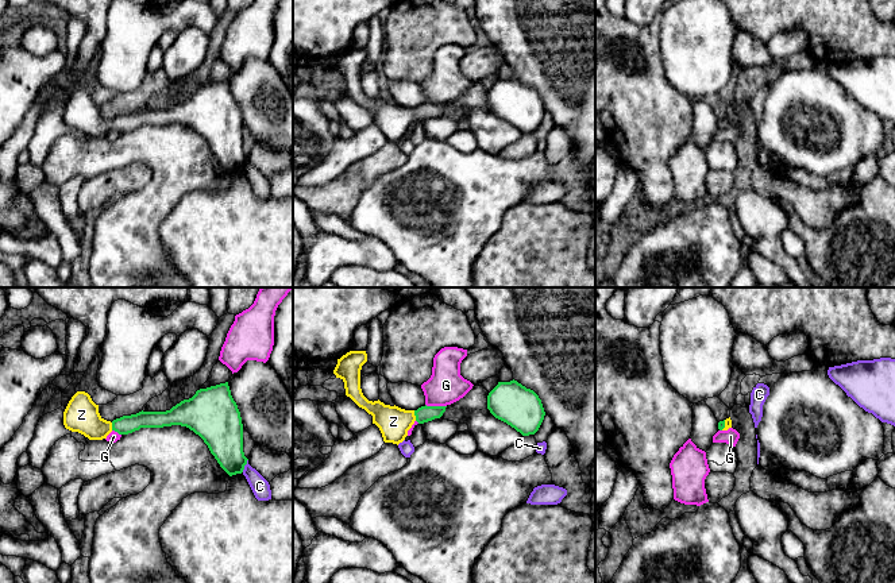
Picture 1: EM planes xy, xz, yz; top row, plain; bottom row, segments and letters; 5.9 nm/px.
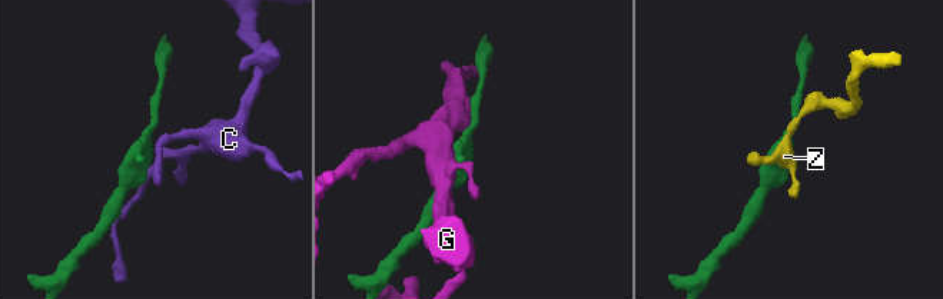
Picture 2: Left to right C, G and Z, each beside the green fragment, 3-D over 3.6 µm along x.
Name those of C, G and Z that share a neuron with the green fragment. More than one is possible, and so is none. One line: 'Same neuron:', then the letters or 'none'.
Same neuron: Z

